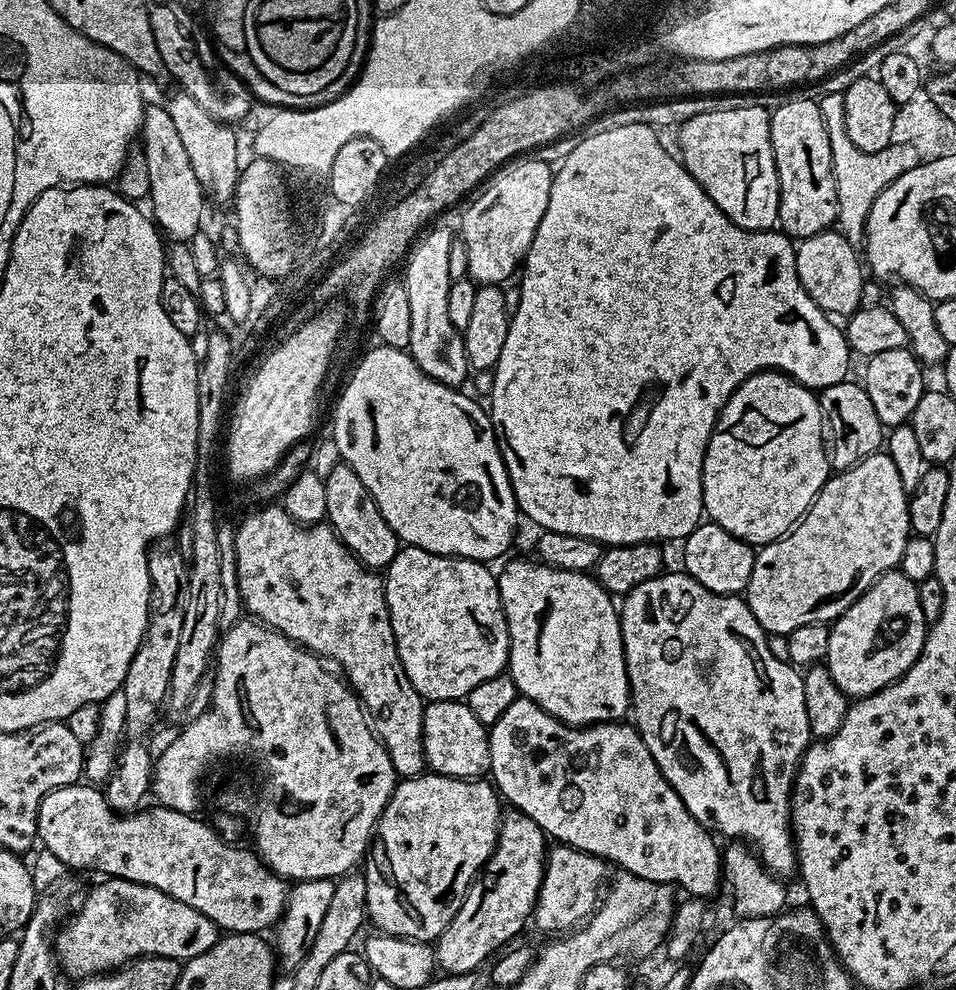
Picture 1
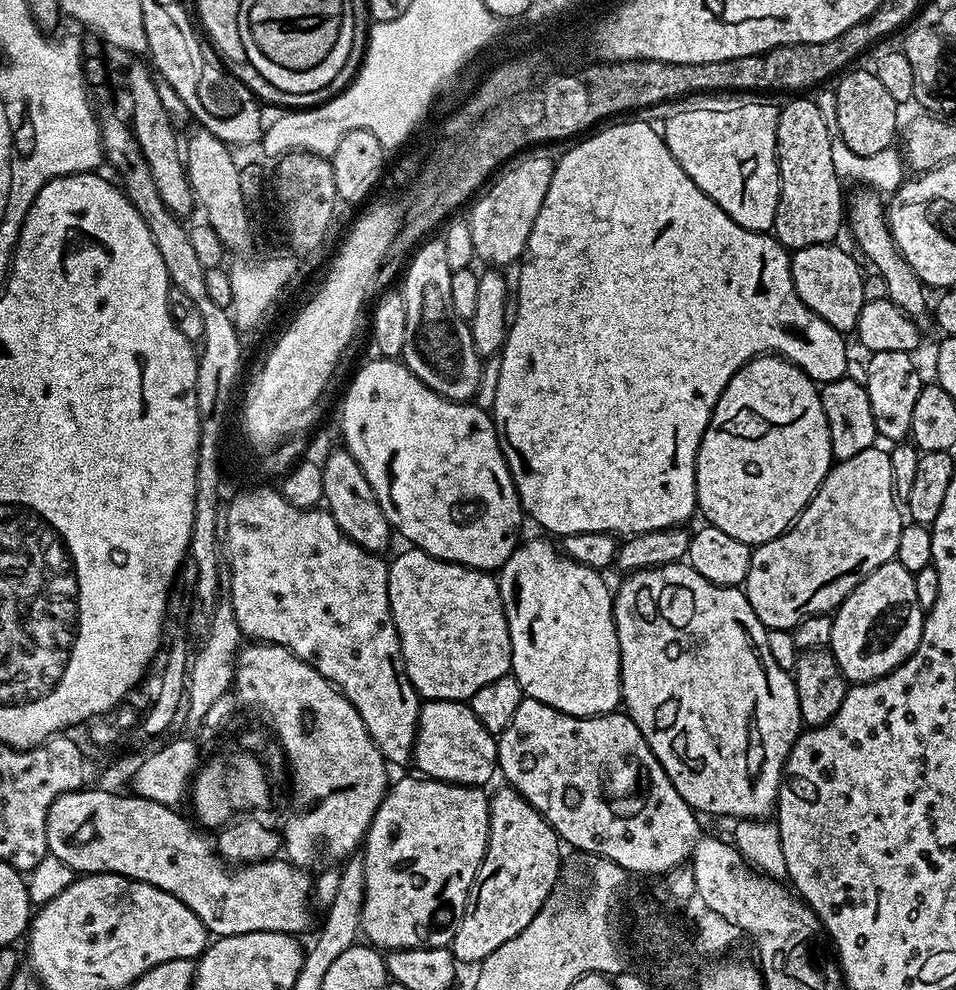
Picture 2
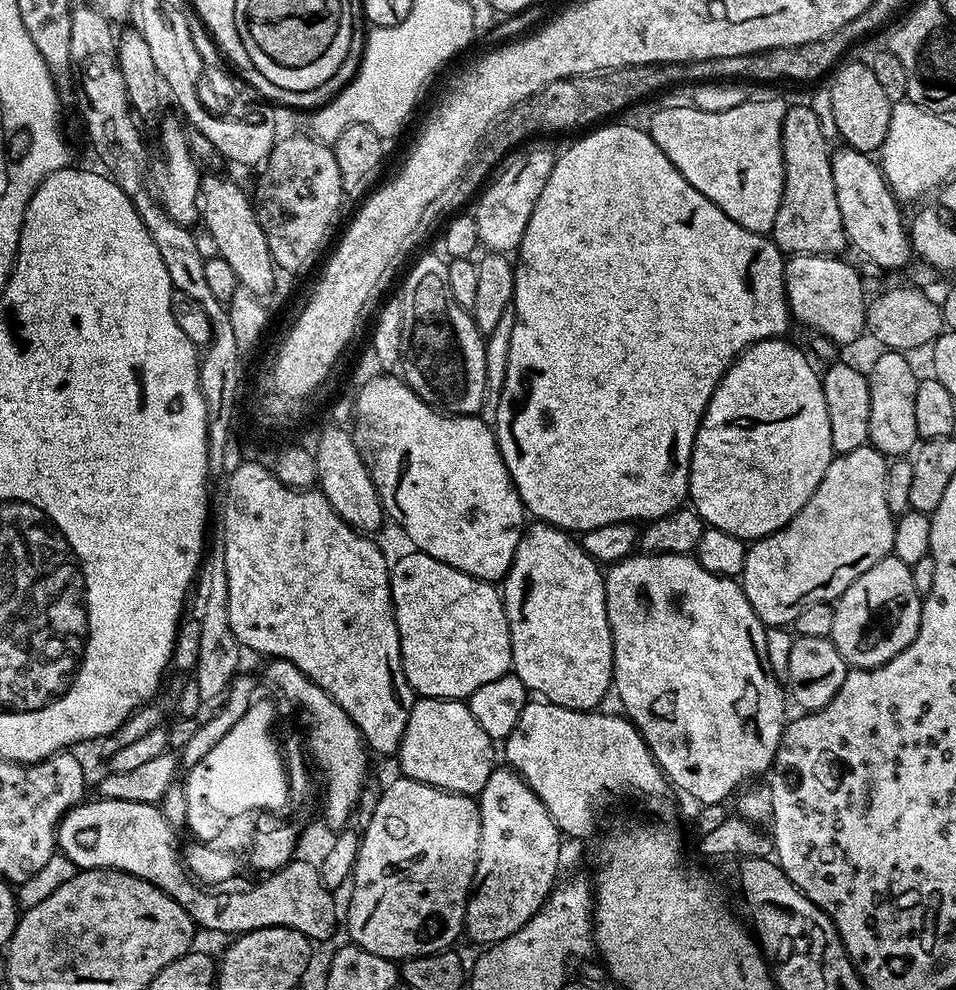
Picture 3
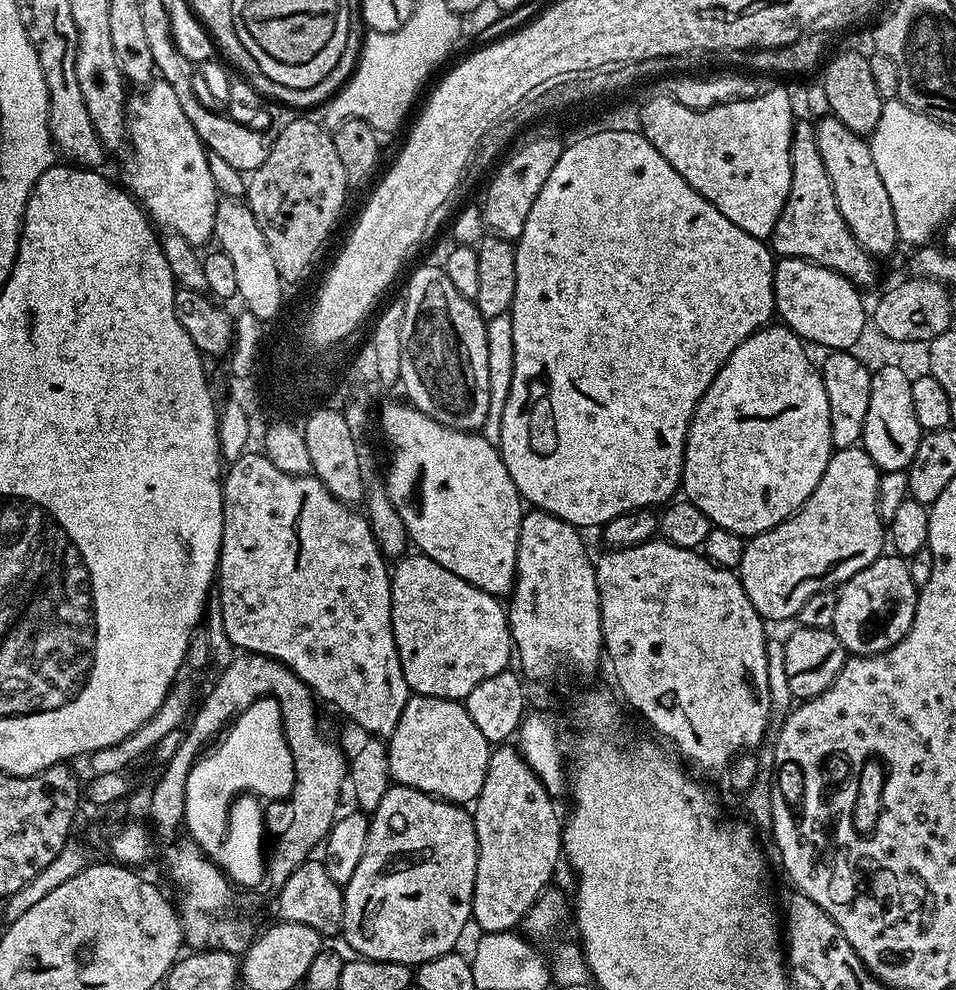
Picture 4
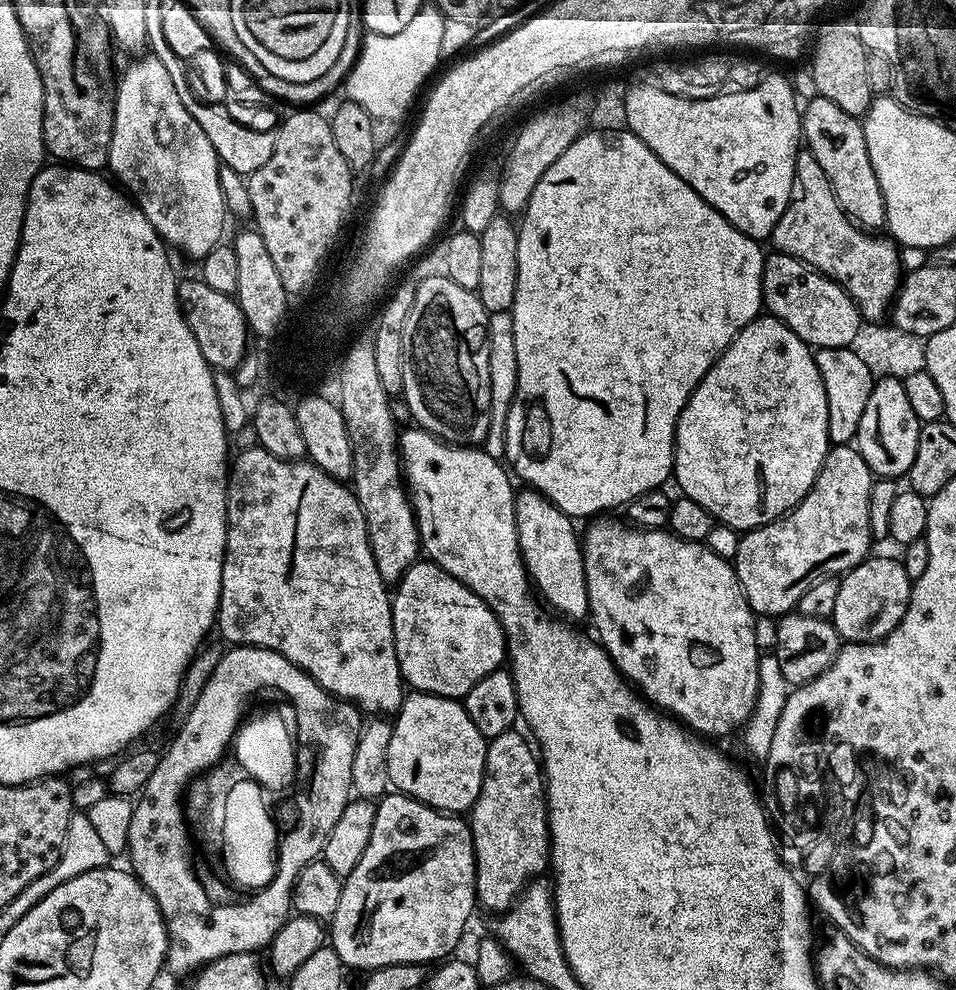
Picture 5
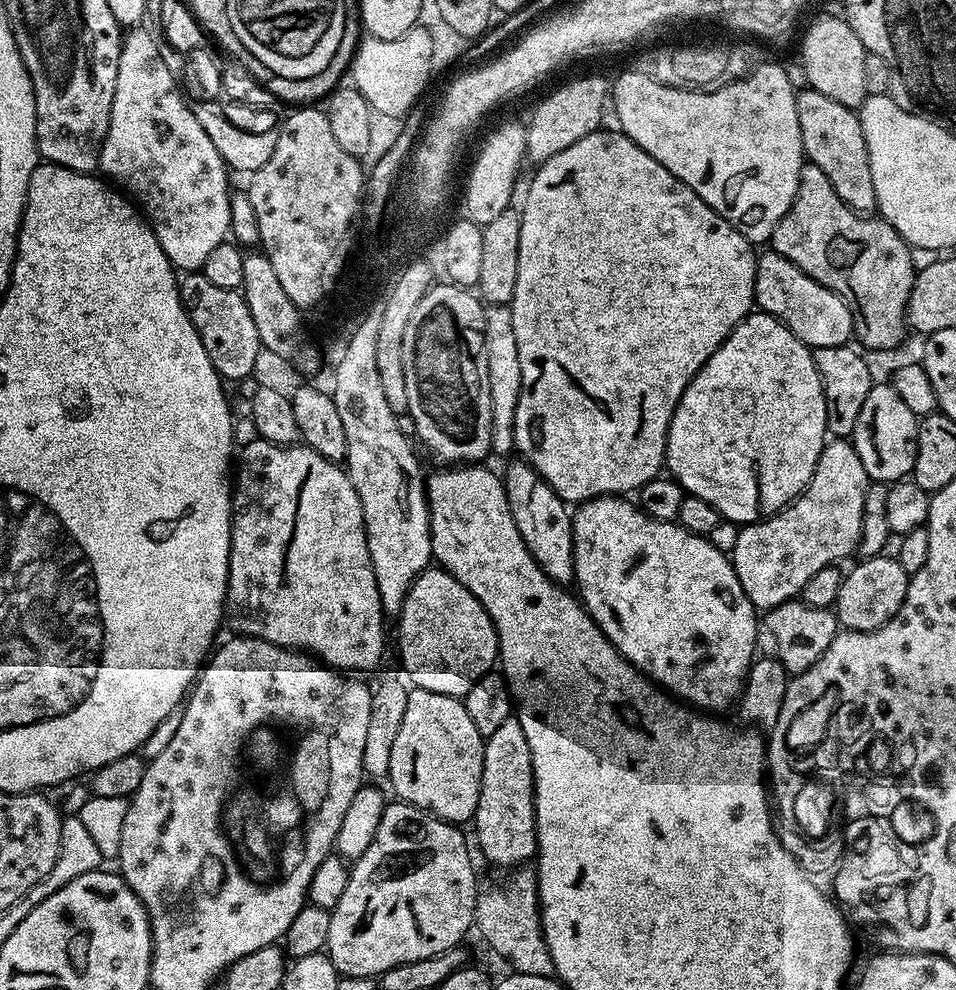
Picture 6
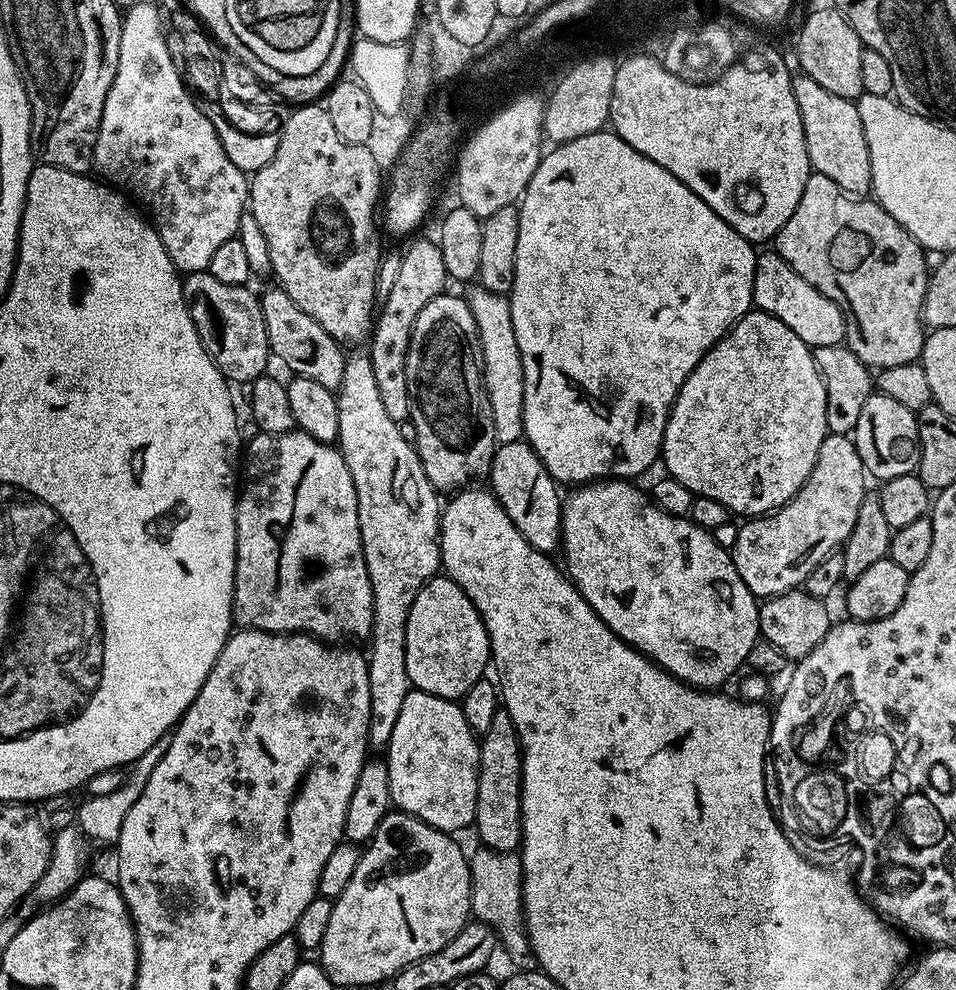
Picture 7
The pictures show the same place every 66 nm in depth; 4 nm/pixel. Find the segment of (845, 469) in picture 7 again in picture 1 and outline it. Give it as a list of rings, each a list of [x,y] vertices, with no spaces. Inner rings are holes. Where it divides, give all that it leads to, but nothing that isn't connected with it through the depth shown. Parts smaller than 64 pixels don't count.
[[[884,450],[862,458],[862,462],[858,462],[846,470],[829,475],[828,480],[822,486],[822,490],[814,498],[812,505],[808,507],[808,513],[792,527],[791,532],[786,533],[785,536],[779,536],[774,542],[763,545],[756,552],[754,570],[750,570],[746,599],[754,618],[758,618],[758,622],[763,626],[764,631],[774,636],[789,636],[794,630],[798,630],[798,626],[806,626],[806,622],[828,624],[837,620],[879,576],[893,571],[900,563],[902,550],[906,547],[910,535],[908,526],[909,495],[910,493],[902,486],[902,477],[898,475],[898,469],[895,468],[894,462],[888,456],[887,451]]]

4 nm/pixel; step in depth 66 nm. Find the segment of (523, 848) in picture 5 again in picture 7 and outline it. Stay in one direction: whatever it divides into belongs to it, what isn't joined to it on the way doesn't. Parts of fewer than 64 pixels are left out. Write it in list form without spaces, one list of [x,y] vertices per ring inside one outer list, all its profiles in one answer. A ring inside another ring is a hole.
[[[503,710],[494,714],[490,730],[479,737],[480,773],[474,829],[480,835],[479,843],[495,852],[516,852],[522,838],[522,762],[520,739],[510,714]]]

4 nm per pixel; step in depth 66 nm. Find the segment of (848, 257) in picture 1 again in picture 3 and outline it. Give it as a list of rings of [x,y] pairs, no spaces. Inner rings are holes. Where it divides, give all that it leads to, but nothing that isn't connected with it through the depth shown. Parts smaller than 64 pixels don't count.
[[[818,254],[791,257],[784,265],[784,293],[791,319],[821,332],[825,341],[833,345],[852,344],[860,335],[865,335],[864,284],[844,258]]]

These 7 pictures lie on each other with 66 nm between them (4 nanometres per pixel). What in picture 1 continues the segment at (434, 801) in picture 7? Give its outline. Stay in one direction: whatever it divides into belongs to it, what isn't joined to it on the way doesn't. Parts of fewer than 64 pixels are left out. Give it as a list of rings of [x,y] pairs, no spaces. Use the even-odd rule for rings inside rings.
[[[434,700],[424,705],[424,753],[428,759],[427,767],[438,776],[456,776],[460,780],[474,780],[483,777],[490,769],[490,742],[488,741],[489,729],[478,718],[474,718],[474,710],[464,700]]]

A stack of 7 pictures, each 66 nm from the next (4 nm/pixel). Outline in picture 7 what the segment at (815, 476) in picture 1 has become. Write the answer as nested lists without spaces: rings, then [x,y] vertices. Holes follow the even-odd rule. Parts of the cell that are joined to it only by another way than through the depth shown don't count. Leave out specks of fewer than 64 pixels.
[[[753,310],[748,312],[734,325],[727,334],[721,338],[716,345],[708,351],[694,366],[694,370],[686,378],[686,382],[680,388],[676,401],[672,403],[672,413],[668,415],[666,430],[664,431],[664,446],[662,449],[662,464],[665,464],[667,475],[672,476],[682,486],[686,486],[692,491],[693,497],[705,496],[714,498],[723,508],[728,509],[729,513],[740,515],[740,518],[755,518],[767,516],[768,513],[781,508],[810,478],[810,470],[814,470],[814,462],[818,458],[818,450],[822,450],[824,437],[829,435],[828,423],[826,422],[826,386],[824,379],[820,376],[818,366],[812,357],[812,349],[786,322],[778,322],[770,314]]]

